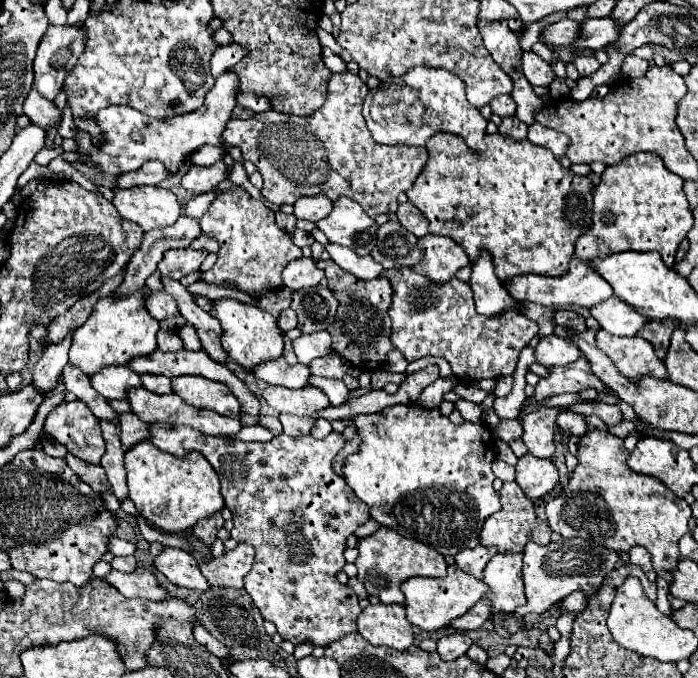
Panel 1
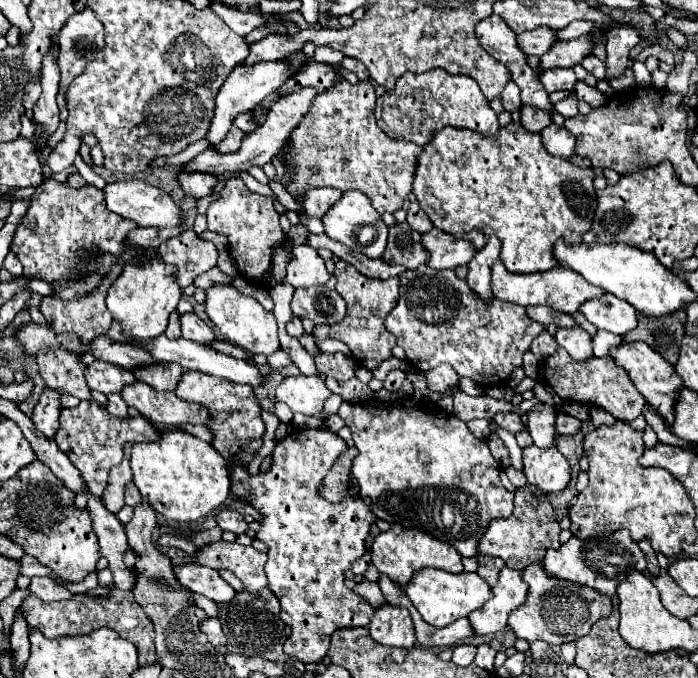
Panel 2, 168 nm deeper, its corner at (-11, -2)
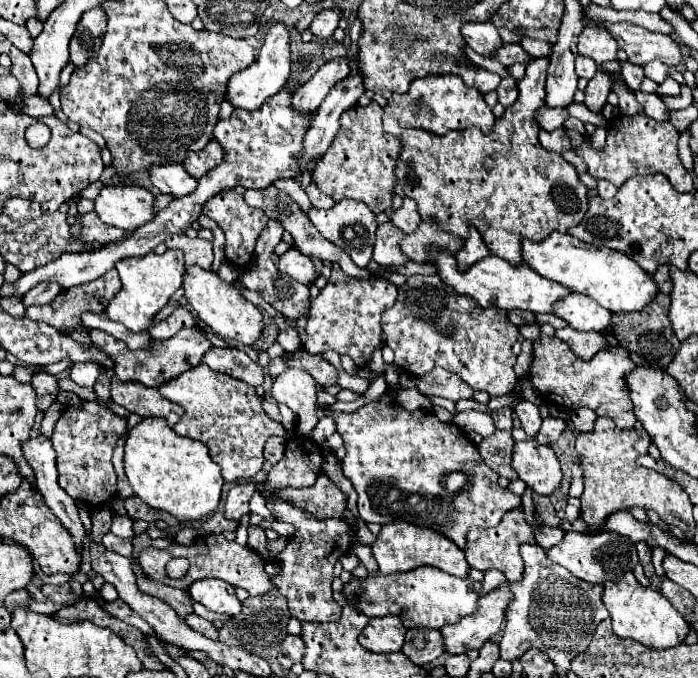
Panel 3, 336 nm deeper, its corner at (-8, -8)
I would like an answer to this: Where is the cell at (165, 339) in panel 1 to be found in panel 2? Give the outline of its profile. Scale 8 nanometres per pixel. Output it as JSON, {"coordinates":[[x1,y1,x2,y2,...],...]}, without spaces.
{"coordinates":[[176,310,176,312,172,312,172,316,170,316,170,322,168,322,168,328,166,328,166,332,164,332,168,338,180,338,182,334,180,334,180,312]]}

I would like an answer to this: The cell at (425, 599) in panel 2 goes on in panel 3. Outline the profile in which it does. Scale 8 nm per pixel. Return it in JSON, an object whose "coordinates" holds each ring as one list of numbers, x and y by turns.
{"coordinates":[[421,566,403,574,369,574,367,580,351,578,349,584,343,586,347,600,353,600,359,594,359,608,369,616,399,616,405,628,443,628,447,624,459,622,463,616,477,612,477,600,481,596,481,584,469,578,459,580,457,576,445,574,437,568]]}

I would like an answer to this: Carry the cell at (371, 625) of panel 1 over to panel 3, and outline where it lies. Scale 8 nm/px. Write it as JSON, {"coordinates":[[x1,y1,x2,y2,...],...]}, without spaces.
{"coordinates":[[397,616,371,618,359,634,359,642,371,652,399,652,405,642,405,632,407,630]]}

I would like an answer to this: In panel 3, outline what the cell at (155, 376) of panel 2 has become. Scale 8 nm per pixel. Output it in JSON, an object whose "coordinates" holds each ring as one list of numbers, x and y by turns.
{"coordinates":[[183,328,173,338,165,340,165,342,153,340,153,350,135,350,135,352,105,332,91,332,89,336,95,346,101,346,101,350,109,350,109,354,113,354,113,360,115,360,113,372,117,374,119,380,141,382,147,388,159,388,165,382,181,376,181,372,197,366,201,360,201,354,205,354,205,350,211,346,209,340,195,328]]}

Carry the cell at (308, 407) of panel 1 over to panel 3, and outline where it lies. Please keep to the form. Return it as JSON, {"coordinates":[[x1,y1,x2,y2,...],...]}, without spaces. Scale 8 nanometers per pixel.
{"coordinates":[[289,368,273,382,271,396,297,414,297,434,309,436,319,422,317,416,317,382,303,370]]}

